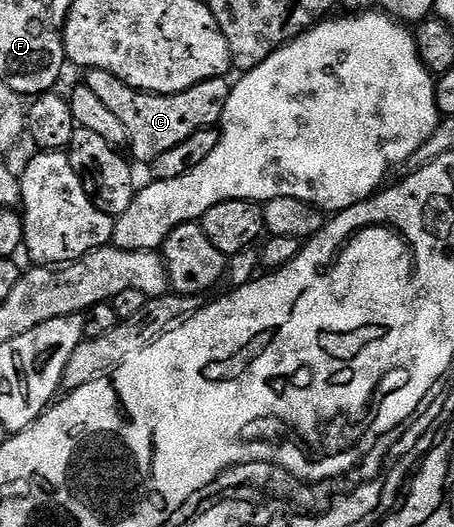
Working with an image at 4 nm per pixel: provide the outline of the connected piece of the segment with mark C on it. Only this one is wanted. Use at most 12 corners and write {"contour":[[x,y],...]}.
{"contour":[[101,69],[86,83],[126,126],[137,162],[219,126],[232,90],[215,77],[143,93]]}

